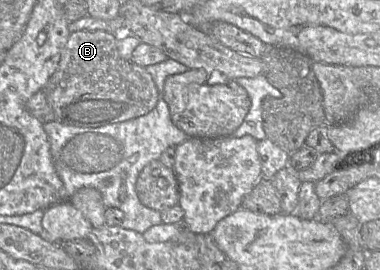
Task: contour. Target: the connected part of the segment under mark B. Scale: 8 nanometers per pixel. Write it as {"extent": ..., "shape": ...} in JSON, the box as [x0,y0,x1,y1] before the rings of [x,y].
{"extent":[42,31,158,128],"shape":[[[76,31],[69,35],[67,43],[62,51],[61,59],[58,64],[56,71],[49,78],[48,82],[42,89],[46,95],[49,105],[52,107],[54,112],[55,121],[68,126],[82,127],[82,128],[97,128],[113,123],[119,123],[123,121],[128,121],[140,116],[143,116],[153,110],[158,101],[158,90],[151,77],[151,75],[146,71],[144,67],[132,63],[131,61],[123,60],[118,53],[116,46],[115,35],[102,31]]]}

